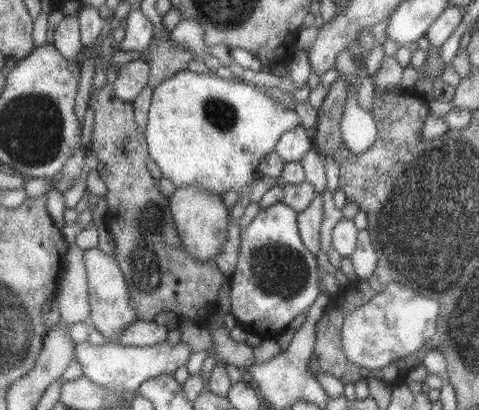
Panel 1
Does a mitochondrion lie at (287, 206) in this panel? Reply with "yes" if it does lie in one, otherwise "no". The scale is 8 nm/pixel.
no

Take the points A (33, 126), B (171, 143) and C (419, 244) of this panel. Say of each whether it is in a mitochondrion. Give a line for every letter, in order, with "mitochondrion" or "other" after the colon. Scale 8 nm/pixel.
A: mitochondrion
B: other
C: mitochondrion

